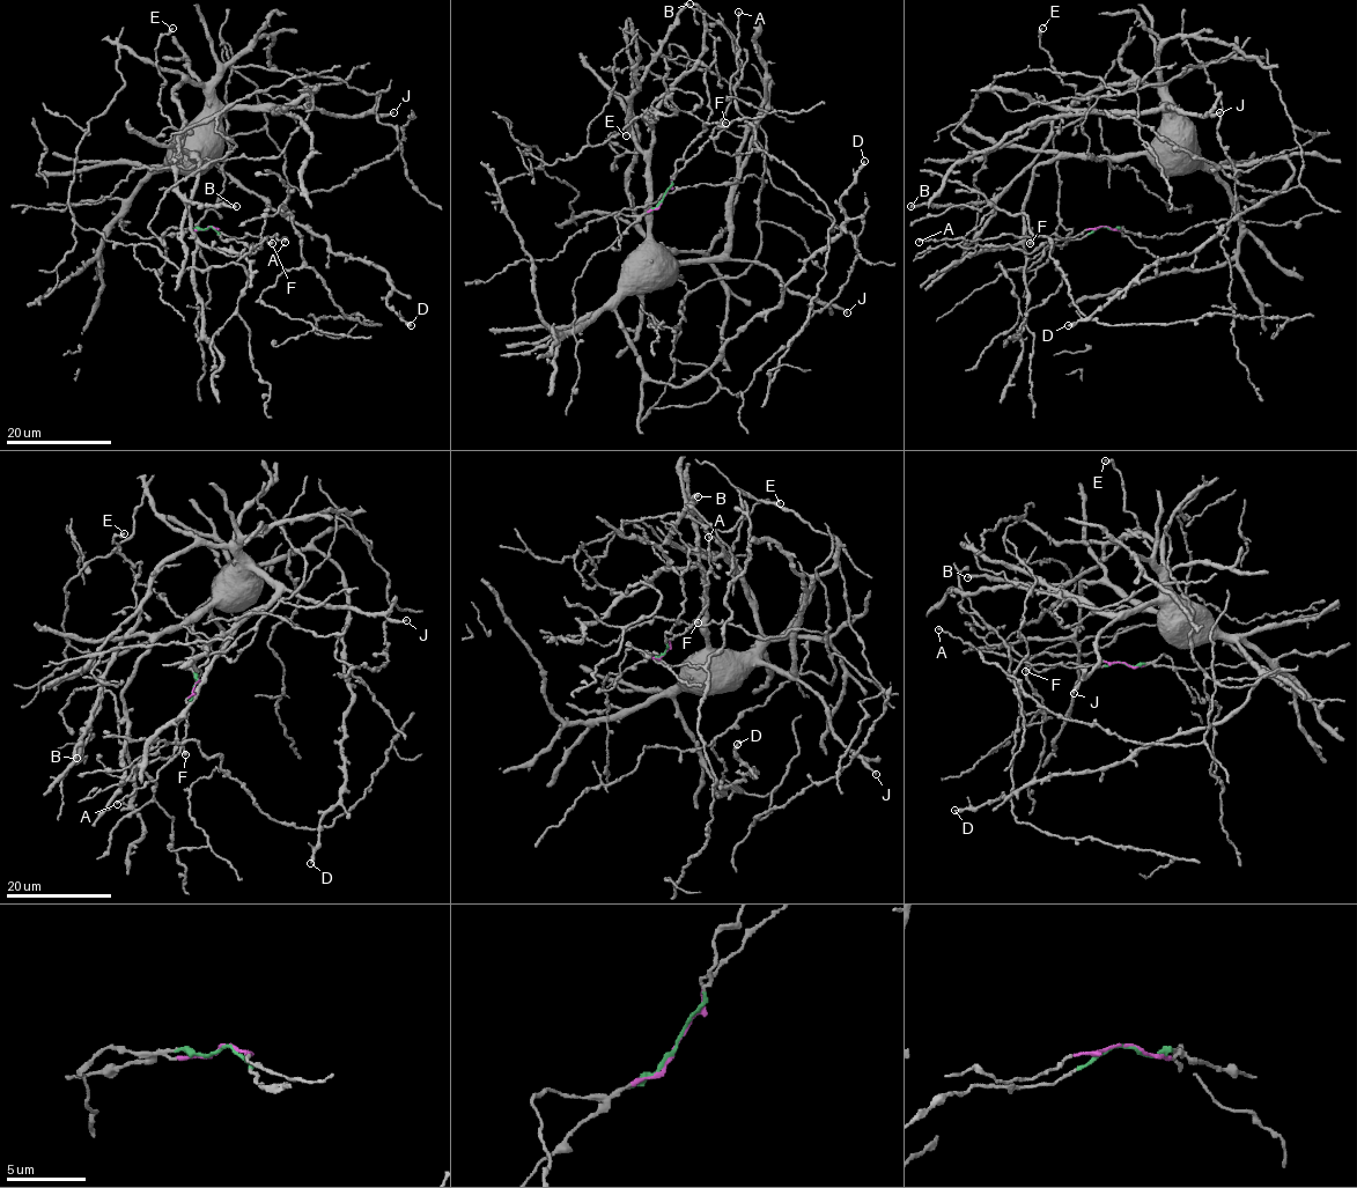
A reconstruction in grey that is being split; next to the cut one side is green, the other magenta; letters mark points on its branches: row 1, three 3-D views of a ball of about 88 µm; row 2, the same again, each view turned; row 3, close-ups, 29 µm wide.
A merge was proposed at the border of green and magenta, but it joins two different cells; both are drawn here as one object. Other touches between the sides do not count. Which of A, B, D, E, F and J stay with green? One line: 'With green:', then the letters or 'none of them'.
With green: B, D, E, J

